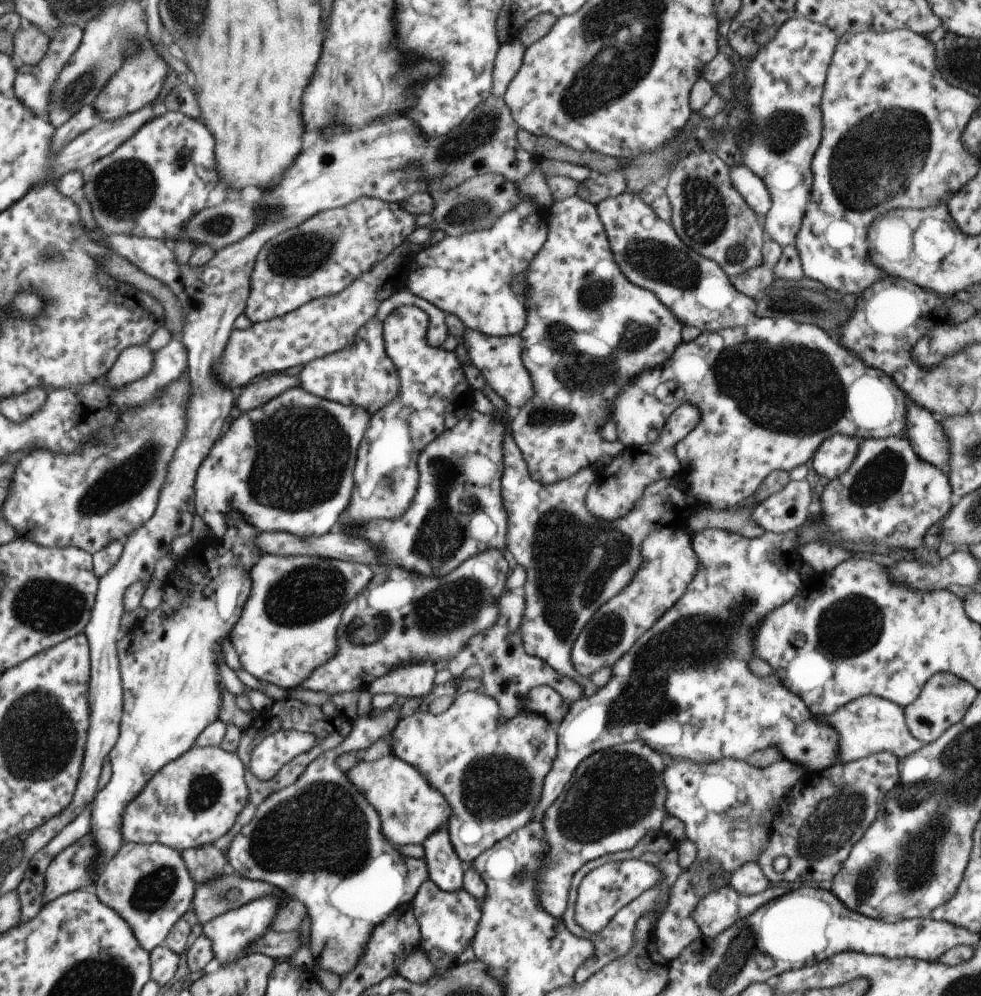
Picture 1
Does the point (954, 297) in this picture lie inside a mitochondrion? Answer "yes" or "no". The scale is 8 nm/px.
no

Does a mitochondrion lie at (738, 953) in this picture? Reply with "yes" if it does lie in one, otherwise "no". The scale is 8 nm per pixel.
yes

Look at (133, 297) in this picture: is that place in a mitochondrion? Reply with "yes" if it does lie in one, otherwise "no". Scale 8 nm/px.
no

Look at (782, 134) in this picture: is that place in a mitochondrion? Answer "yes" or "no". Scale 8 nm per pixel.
yes

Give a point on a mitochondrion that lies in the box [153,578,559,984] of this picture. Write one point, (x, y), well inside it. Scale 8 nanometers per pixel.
(321, 829)

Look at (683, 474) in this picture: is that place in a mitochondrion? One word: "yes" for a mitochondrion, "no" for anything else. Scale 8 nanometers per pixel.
no

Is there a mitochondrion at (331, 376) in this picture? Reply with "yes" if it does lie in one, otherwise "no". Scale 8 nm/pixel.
no

